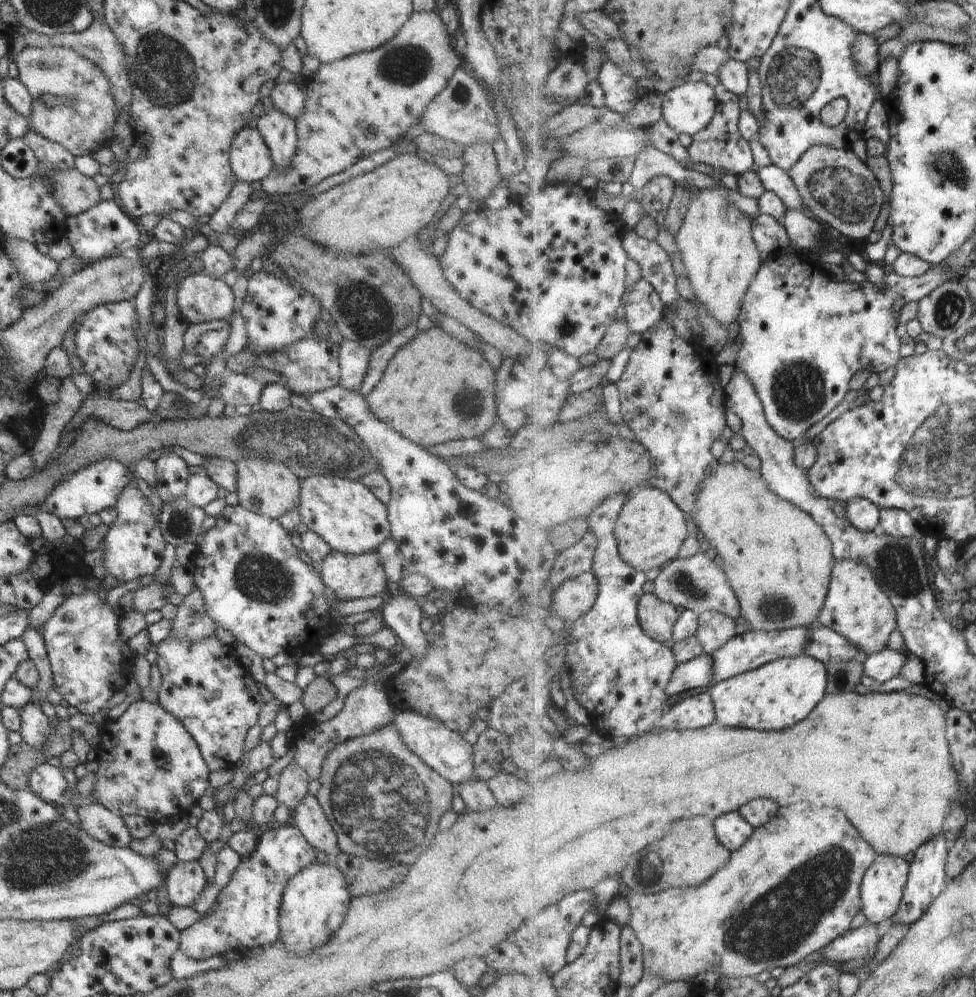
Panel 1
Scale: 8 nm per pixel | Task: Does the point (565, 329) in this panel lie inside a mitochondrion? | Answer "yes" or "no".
yes

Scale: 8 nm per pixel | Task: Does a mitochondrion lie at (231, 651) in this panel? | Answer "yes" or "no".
no

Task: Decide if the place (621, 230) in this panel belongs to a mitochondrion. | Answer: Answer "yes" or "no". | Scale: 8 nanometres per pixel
no

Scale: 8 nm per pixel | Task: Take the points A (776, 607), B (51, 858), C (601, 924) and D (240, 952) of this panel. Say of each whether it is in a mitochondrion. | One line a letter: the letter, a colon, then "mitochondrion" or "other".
A: mitochondrion
B: mitochondrion
C: other
D: other

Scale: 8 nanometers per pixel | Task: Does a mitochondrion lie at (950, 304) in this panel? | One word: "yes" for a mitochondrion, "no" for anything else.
yes

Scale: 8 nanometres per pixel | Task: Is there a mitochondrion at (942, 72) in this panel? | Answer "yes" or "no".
no

